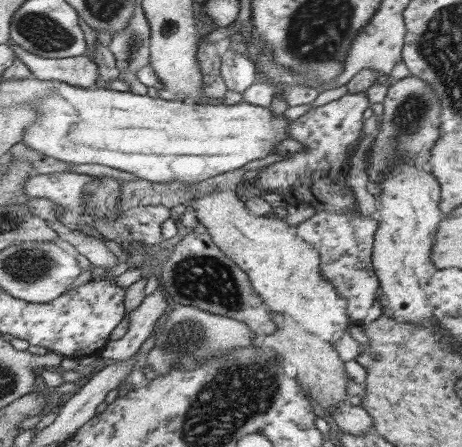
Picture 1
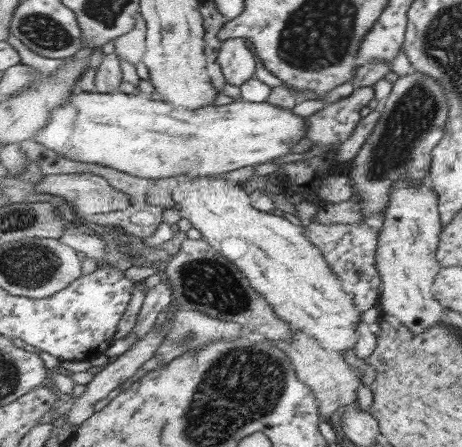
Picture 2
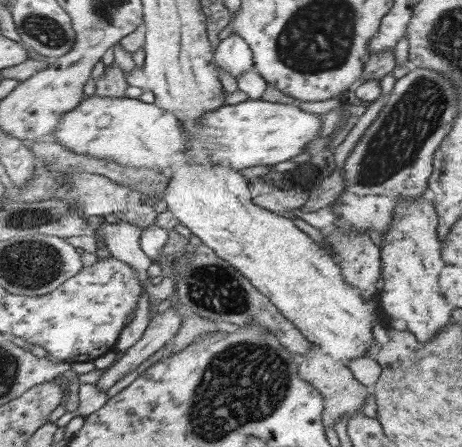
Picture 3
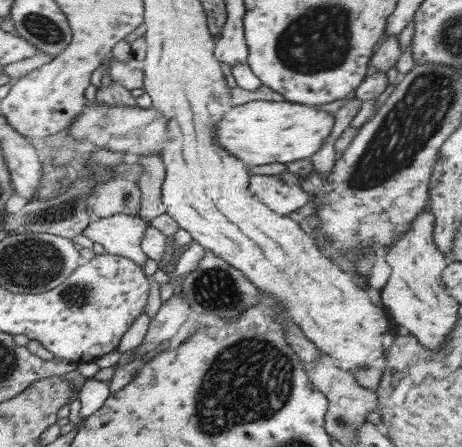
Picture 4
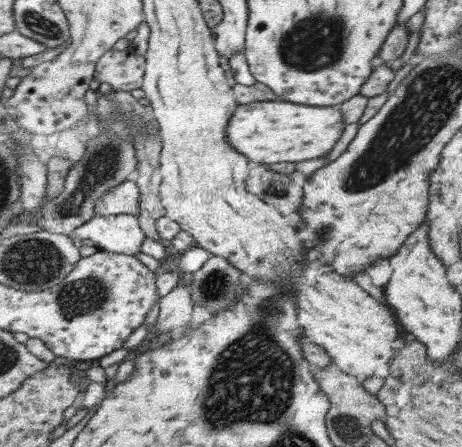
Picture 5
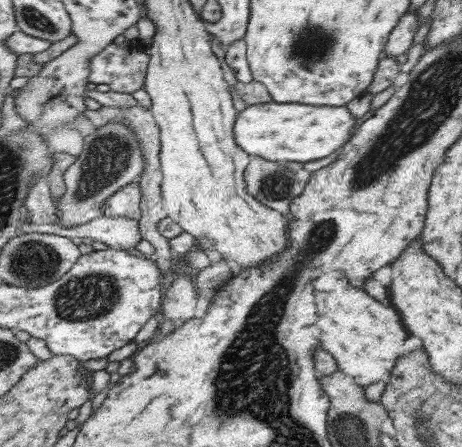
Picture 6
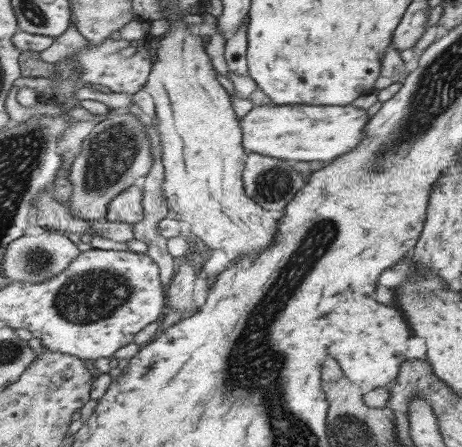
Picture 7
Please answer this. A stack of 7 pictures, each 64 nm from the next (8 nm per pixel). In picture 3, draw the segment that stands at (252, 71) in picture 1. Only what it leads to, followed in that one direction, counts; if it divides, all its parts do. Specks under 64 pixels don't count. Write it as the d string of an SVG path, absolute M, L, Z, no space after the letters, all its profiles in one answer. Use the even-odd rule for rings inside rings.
M237 34L229 36L217 46L215 62L225 72L229 72L235 80L239 80L249 70L255 72L255 64L257 64L255 52L251 50L251 46L247 44L247 40L243 40L243 36L237 36Z

